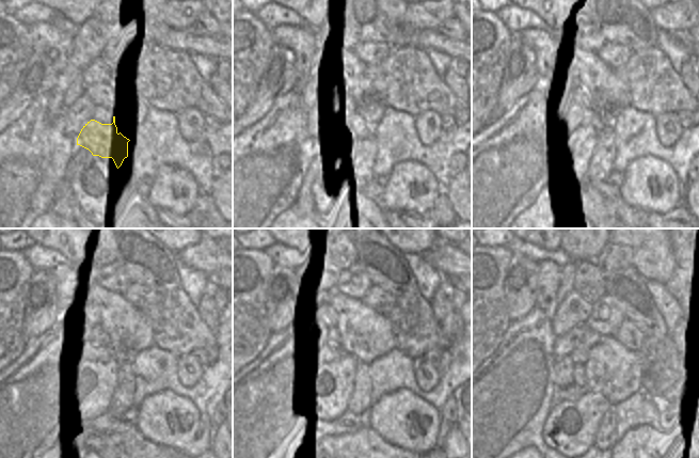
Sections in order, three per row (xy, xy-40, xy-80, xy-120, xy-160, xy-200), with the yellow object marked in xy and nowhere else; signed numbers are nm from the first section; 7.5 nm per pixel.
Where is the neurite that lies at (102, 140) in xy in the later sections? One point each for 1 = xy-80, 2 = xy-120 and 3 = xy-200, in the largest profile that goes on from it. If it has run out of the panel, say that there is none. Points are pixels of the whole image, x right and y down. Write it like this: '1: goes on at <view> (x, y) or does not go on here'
1: goes on at xy-80 (585, 145)
2: goes on at xy-120 (100, 395)
3: goes on at xy-200 (570, 428)

